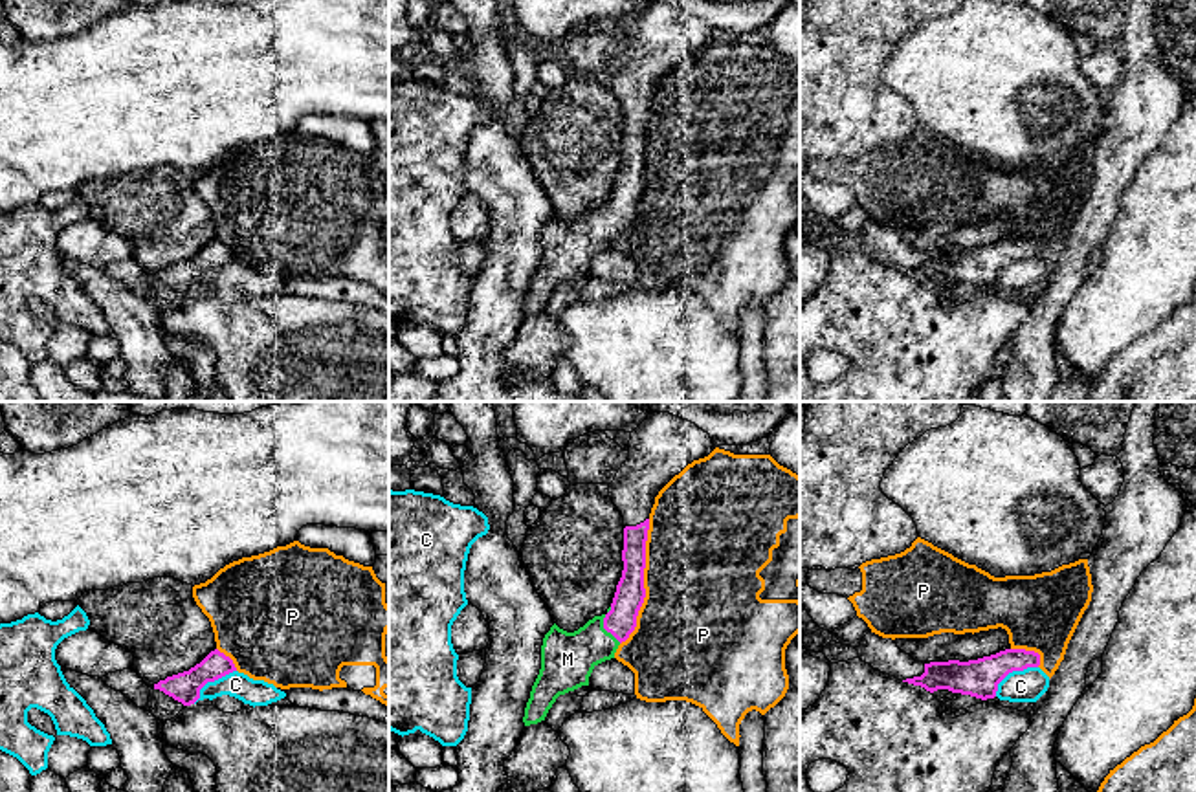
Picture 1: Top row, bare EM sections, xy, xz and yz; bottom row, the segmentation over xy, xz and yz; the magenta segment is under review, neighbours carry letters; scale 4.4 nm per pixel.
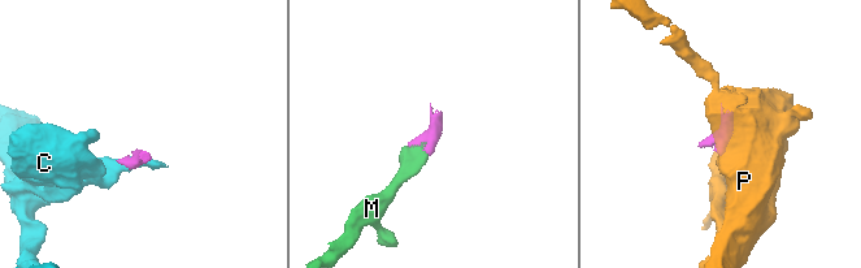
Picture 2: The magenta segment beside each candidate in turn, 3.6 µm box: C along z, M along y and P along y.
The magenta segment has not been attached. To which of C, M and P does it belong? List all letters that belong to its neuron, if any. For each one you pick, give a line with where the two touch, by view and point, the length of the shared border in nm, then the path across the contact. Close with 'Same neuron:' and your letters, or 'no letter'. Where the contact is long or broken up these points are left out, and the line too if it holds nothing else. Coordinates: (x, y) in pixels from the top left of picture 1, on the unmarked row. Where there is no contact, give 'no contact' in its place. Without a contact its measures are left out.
M: contact xz (604, 215); length 170 nm; way xz (620, 209), (615, 215), (604, 215), (567, 248)
Same neuron: M

